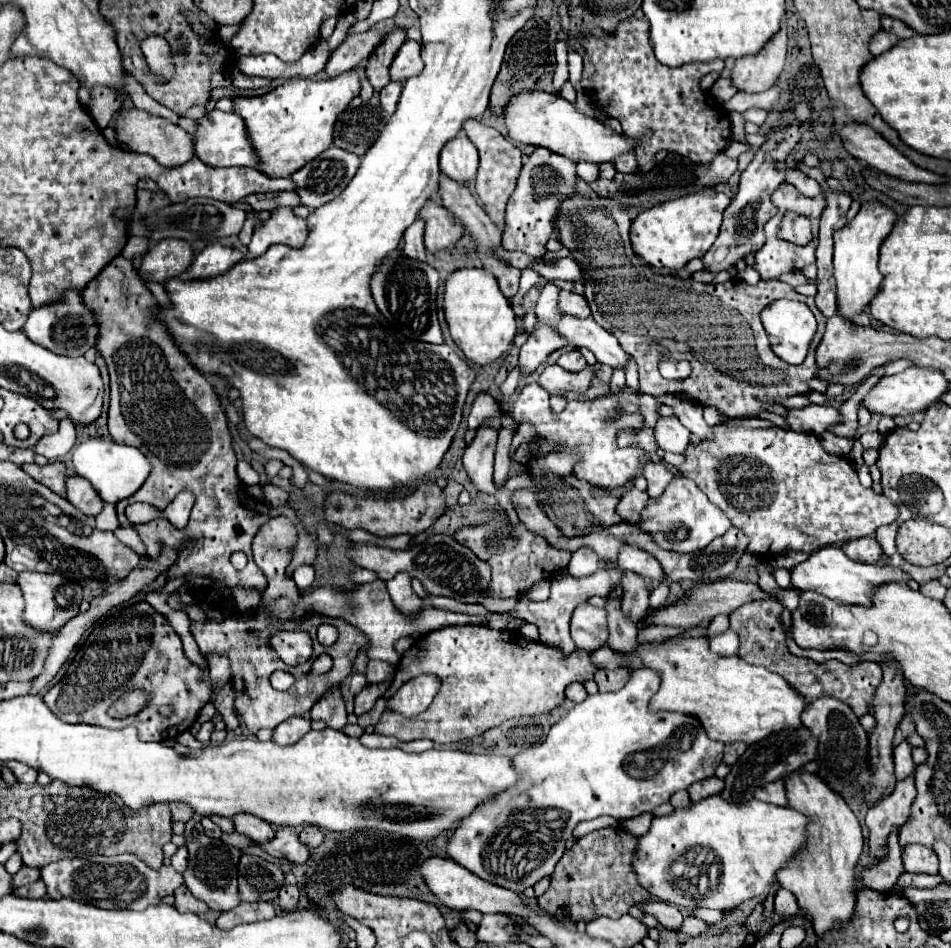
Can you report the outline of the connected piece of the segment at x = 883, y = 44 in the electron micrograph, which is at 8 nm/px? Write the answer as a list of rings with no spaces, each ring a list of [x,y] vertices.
[[[879,31],[873,39],[871,39],[871,53],[875,57],[879,57],[881,53],[889,51],[891,47],[895,47],[899,43],[899,37],[891,35],[891,33],[885,33],[885,31]]]

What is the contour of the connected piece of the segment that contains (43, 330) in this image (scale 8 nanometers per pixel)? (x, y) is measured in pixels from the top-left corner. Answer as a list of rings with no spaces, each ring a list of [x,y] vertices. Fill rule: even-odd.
[[[75,291],[65,293],[65,299],[61,303],[51,303],[39,309],[33,309],[29,313],[29,319],[23,327],[23,333],[33,341],[39,343],[45,349],[51,349],[57,355],[67,355],[67,357],[79,357],[83,355],[89,347],[95,345],[97,339],[97,325],[93,319],[93,313],[83,305],[81,295]]]

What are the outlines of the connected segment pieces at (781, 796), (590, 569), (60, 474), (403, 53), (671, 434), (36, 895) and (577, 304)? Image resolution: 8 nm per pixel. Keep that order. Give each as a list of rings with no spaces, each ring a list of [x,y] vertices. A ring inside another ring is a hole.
[[[773,781],[761,789],[755,791],[755,797],[759,801],[765,803],[773,803],[773,805],[787,805],[787,791],[785,791],[785,783],[783,781]]]
[[[581,547],[577,553],[573,553],[571,561],[569,561],[569,575],[581,579],[581,577],[589,577],[591,573],[595,573],[601,567],[601,561],[597,559],[597,555],[591,549]]]
[[[55,461],[47,465],[37,465],[37,463],[25,463],[21,465],[23,471],[27,471],[35,481],[41,485],[49,487],[57,495],[65,495],[65,465]]]
[[[405,41],[391,65],[391,81],[407,81],[413,75],[419,75],[423,69],[421,45],[417,41]]]
[[[661,417],[655,425],[655,439],[663,451],[685,453],[687,445],[691,443],[691,433],[677,417]]]
[[[39,879],[39,881],[35,881],[35,883],[31,883],[31,885],[23,885],[23,887],[17,887],[15,891],[13,891],[13,895],[17,895],[17,897],[27,897],[27,899],[43,899],[45,897],[45,883]]]
[[[571,291],[559,293],[559,307],[563,313],[569,313],[573,317],[589,317],[591,315],[591,309],[589,309],[585,297],[571,293]]]

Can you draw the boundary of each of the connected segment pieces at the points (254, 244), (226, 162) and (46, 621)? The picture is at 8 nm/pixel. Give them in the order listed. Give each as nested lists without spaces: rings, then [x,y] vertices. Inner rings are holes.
[[[281,207],[275,209],[271,213],[271,217],[255,229],[253,239],[249,243],[249,257],[259,257],[263,255],[269,245],[281,243],[281,245],[289,245],[293,249],[301,249],[307,241],[307,221],[299,219],[293,215],[293,211],[289,207]]]
[[[219,109],[209,111],[207,117],[199,119],[199,129],[195,137],[195,153],[201,161],[211,167],[257,167],[259,157],[257,149],[253,149],[251,137],[245,129],[245,121],[235,113],[223,113]]]
[[[23,571],[19,573],[17,579],[23,597],[25,597],[25,611],[23,611],[23,621],[41,631],[41,633],[55,633],[59,631],[69,619],[73,619],[79,613],[79,605],[83,599],[81,585],[61,577],[61,575],[45,575],[45,573],[31,573]]]

